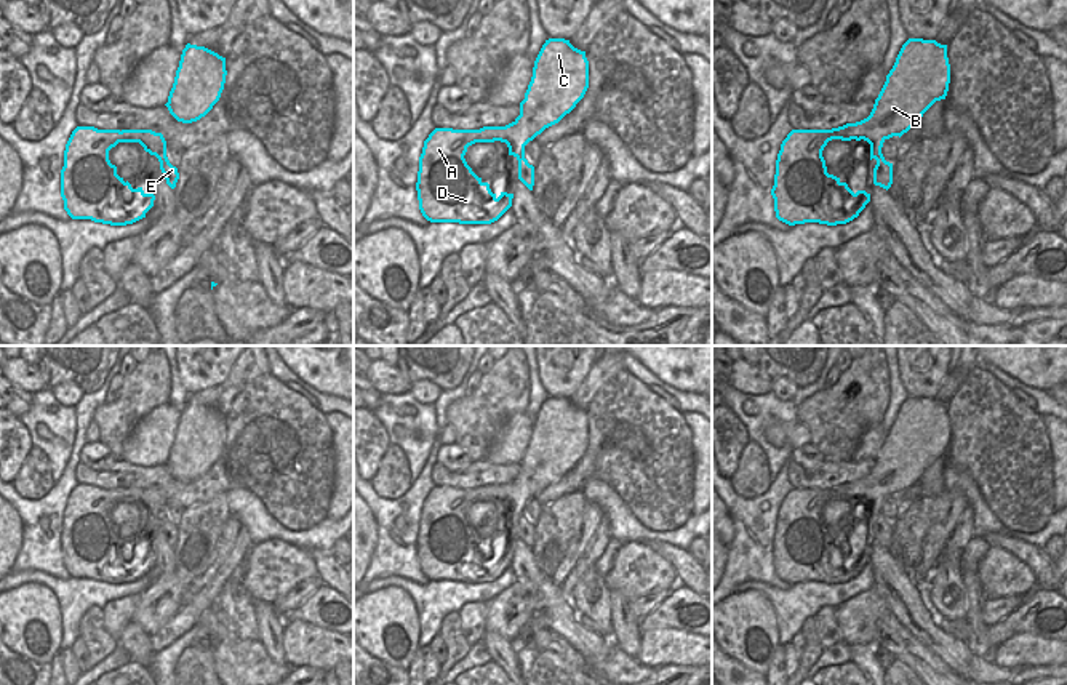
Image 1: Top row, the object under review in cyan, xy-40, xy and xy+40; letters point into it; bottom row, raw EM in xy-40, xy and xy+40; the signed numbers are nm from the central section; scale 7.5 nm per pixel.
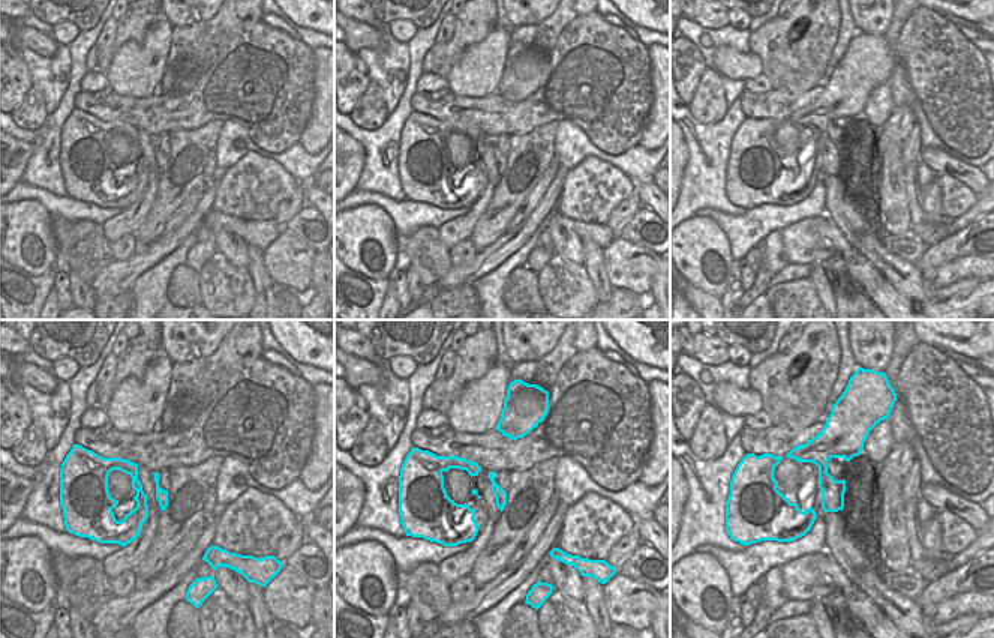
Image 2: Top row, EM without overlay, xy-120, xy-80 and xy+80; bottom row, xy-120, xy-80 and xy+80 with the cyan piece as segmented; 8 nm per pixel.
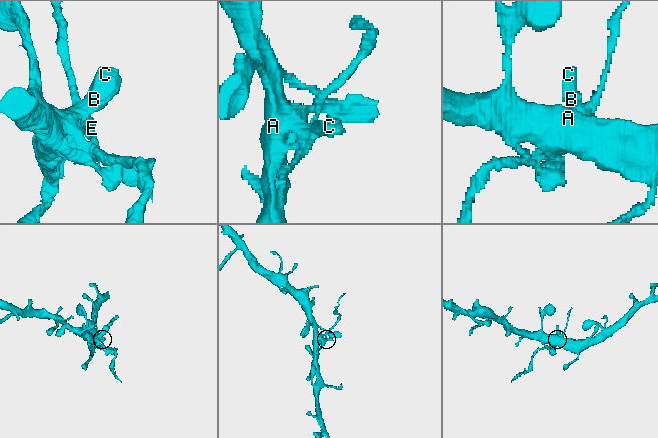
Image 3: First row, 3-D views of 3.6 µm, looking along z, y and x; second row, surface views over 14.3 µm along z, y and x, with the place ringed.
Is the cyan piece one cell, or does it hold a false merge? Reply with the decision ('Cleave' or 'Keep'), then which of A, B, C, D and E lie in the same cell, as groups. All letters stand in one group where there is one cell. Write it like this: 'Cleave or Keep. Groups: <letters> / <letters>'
Cleave. Groups: A D / B C E.

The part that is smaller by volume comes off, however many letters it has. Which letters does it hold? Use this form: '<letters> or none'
B, C, E

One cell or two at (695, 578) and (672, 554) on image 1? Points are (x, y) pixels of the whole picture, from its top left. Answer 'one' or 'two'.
one

